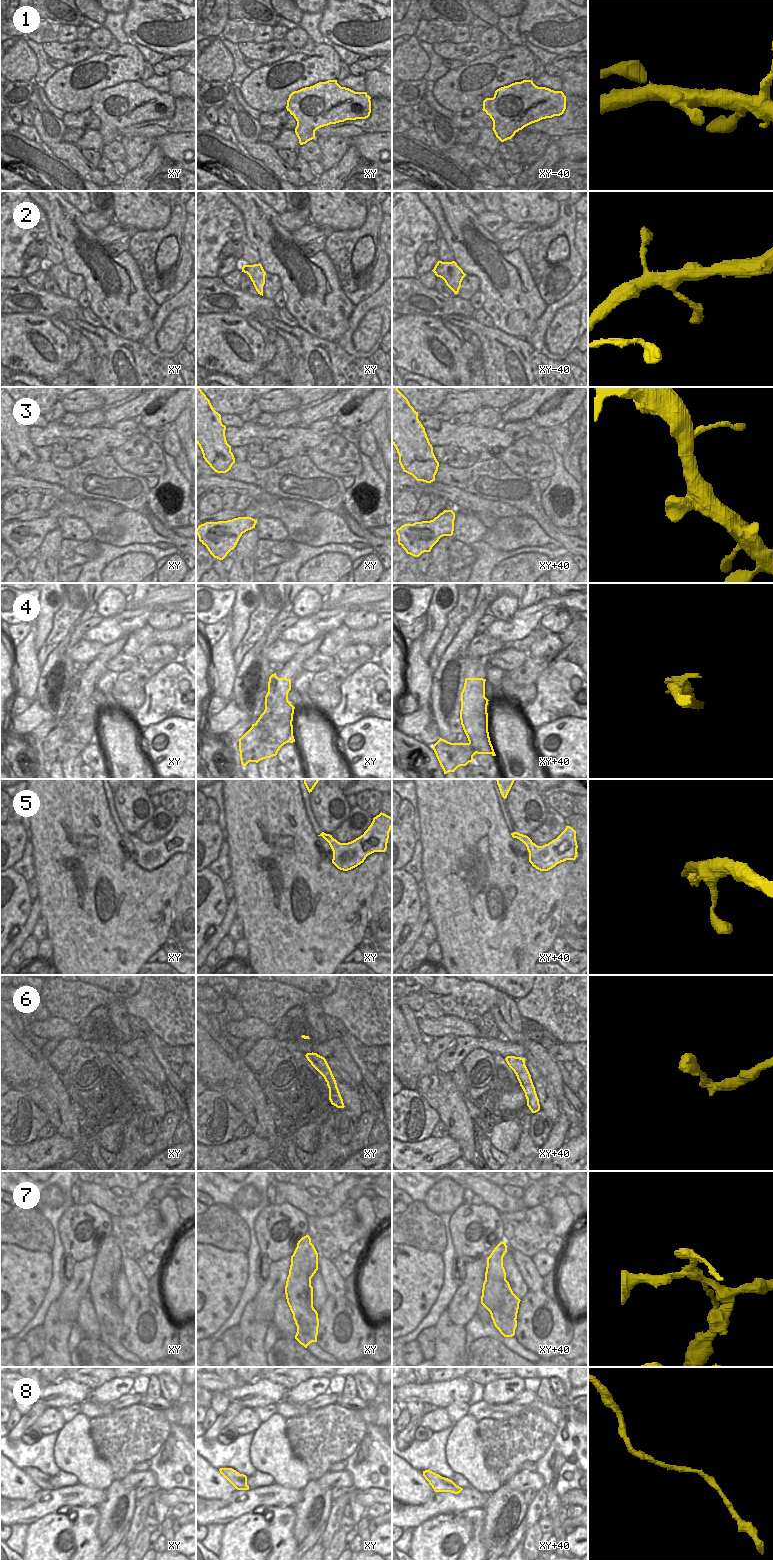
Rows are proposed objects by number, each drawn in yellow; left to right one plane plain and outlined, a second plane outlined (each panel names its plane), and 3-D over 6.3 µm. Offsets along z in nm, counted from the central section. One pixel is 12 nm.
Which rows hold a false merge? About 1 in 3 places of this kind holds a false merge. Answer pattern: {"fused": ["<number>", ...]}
{"fused": ["4", "7"]}

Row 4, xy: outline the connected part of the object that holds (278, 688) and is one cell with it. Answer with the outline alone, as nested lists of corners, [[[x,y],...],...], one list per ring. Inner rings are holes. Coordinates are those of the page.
[[[276,673],[269,677],[268,692],[265,696],[265,710],[260,715],[257,724],[263,724],[269,731],[270,735],[277,740],[279,744],[295,742],[293,736],[293,725],[280,725],[280,722],[275,722],[269,716],[278,706],[295,707],[288,701],[288,693],[291,690],[291,680],[287,678],[278,678]]]

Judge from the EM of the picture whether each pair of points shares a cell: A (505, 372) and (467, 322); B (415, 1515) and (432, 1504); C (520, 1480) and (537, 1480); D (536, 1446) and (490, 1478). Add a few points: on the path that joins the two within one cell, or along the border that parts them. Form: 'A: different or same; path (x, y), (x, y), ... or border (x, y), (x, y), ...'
A: same; path (505, 359), (480, 332)
B: same; path (419, 1514), (428, 1508)
C: same; path (524, 1480), (533, 1480)
D: different; border (484, 1453), (485, 1465), (493, 1470), (503, 1483)

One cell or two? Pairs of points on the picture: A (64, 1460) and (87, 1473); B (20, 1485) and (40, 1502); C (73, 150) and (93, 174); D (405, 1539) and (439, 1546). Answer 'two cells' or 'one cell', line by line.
A: one cell
B: two cells
C: one cell
D: two cells

